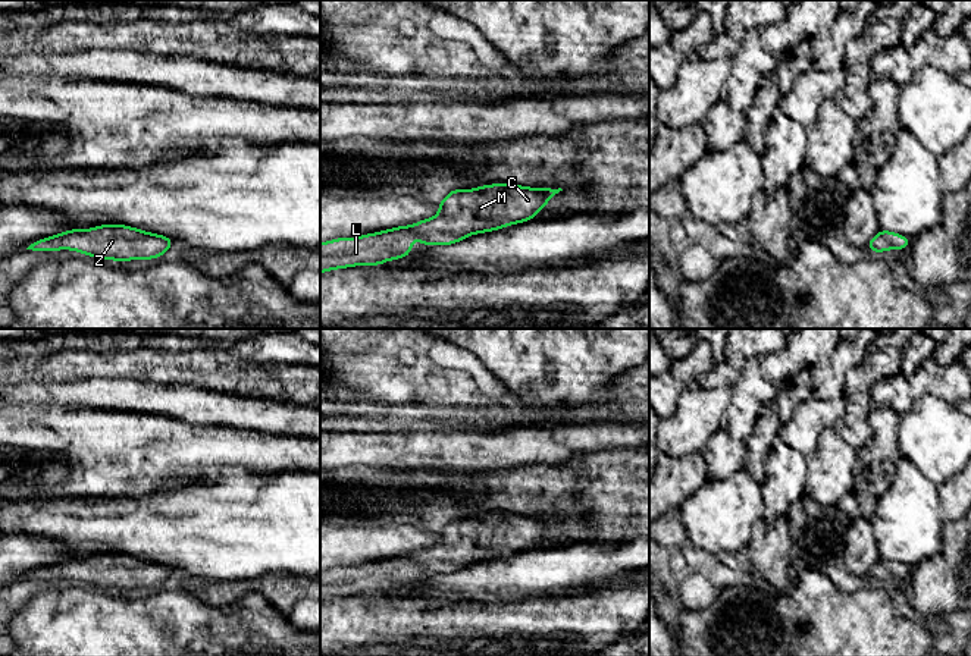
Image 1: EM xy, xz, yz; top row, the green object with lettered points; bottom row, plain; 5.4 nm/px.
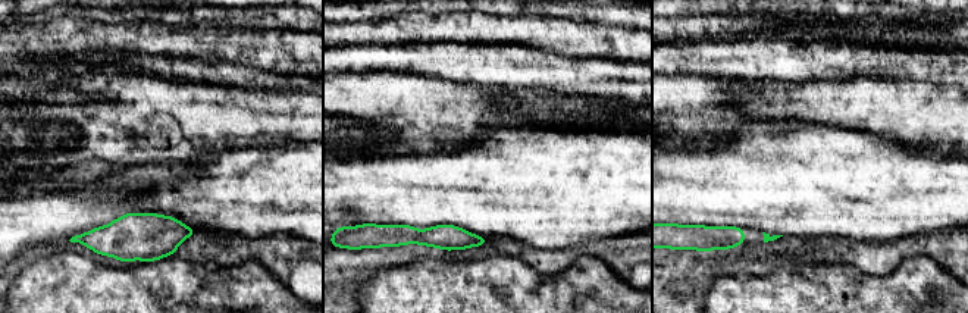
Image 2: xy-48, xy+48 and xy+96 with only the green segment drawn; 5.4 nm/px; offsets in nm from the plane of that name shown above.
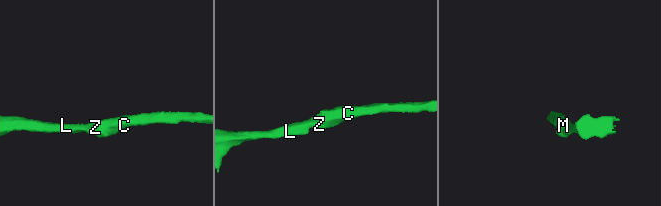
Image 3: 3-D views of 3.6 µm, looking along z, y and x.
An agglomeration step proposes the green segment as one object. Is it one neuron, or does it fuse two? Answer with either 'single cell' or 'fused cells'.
single cell

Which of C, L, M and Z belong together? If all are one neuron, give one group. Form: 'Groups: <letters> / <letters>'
Groups: C L M Z

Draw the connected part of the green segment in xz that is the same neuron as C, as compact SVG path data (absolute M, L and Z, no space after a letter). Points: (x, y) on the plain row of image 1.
M507 512L454 518L439 531L439 540L433 547L320 572L320 602L351 594L376 594L407 586L414 568L423 574L451 574L474 562L535 547L560 520L563 518Z

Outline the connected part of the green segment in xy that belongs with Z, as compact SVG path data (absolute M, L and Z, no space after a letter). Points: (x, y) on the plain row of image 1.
M123 553L73 558L35 569L26 578L75 578L97 588L150 588L167 581L173 568Z

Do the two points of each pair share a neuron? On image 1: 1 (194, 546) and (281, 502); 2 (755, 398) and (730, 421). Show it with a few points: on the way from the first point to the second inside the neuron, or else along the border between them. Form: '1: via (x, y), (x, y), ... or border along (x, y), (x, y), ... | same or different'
1: via (216, 527), (225, 523), (259, 523) | same
2: via (749, 404), (736, 417) | same

